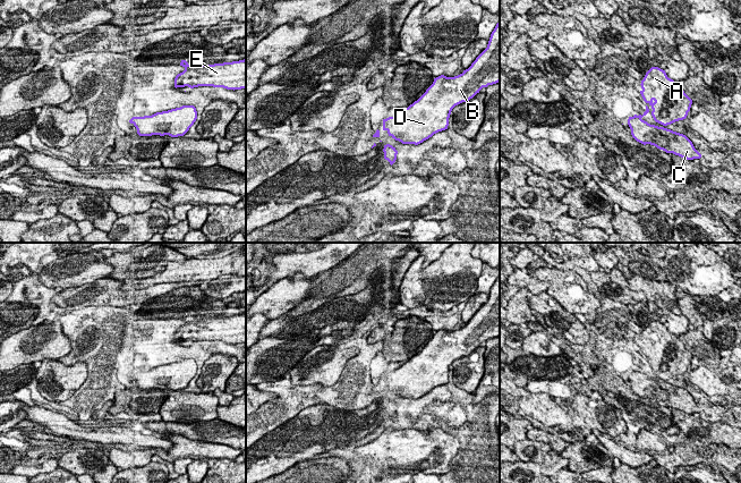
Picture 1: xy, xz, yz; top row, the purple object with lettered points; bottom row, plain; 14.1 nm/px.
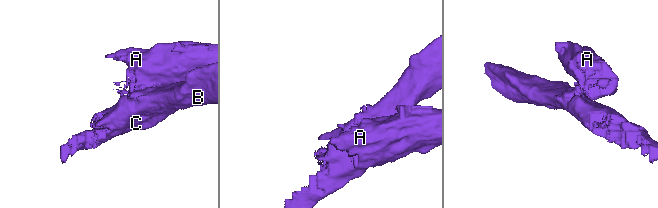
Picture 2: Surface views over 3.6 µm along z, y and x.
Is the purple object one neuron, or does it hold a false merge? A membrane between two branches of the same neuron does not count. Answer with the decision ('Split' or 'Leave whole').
Split

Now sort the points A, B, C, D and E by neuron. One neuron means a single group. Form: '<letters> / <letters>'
A E / B C D

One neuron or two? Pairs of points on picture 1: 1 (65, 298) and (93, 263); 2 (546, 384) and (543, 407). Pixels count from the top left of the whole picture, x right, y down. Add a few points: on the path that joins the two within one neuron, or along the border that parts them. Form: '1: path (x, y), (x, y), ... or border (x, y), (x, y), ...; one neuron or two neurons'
1: border (101, 279), (64, 289); two neurons
2: border (524, 388), (530, 392), (543, 393); two neurons

